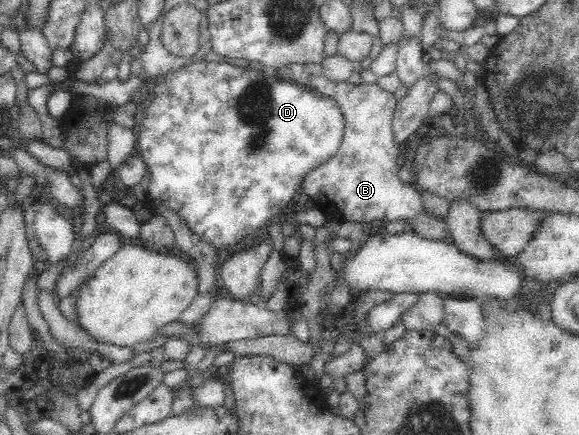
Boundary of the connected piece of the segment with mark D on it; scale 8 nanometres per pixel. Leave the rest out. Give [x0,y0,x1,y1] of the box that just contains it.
[137,60,345,250]

